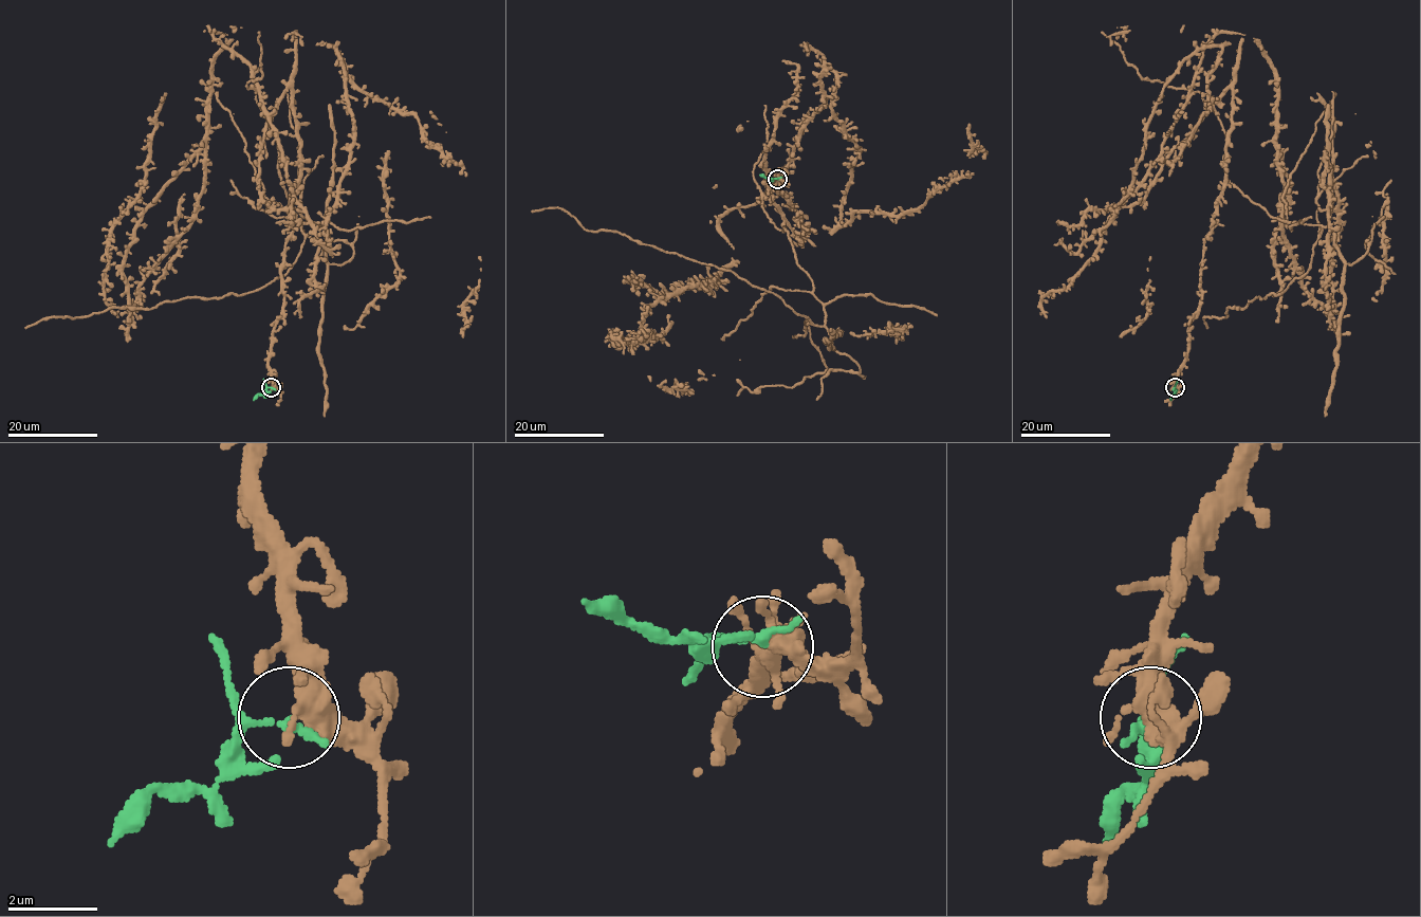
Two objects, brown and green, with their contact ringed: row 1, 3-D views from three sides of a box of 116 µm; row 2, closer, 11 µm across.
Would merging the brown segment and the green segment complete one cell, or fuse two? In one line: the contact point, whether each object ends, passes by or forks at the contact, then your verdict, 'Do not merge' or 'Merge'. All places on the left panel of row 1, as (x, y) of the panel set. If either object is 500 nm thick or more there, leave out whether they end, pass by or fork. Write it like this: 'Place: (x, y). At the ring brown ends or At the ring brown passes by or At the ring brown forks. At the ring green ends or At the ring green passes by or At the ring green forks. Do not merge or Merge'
Place: (271, 387). At the ring brown forks. At the ring green forks. Do not merge

